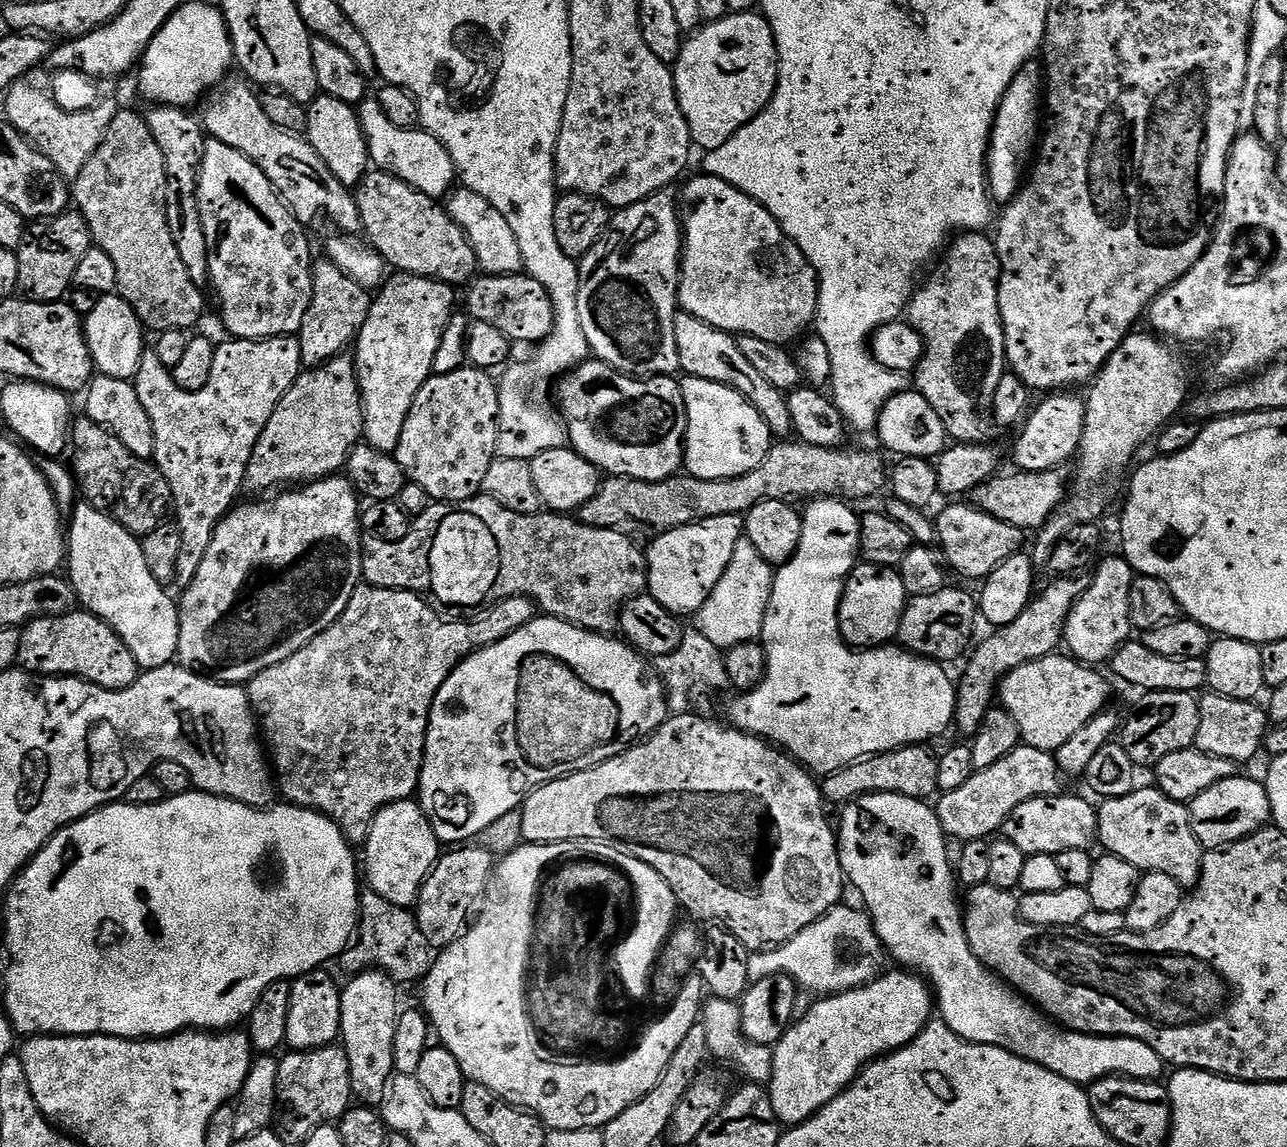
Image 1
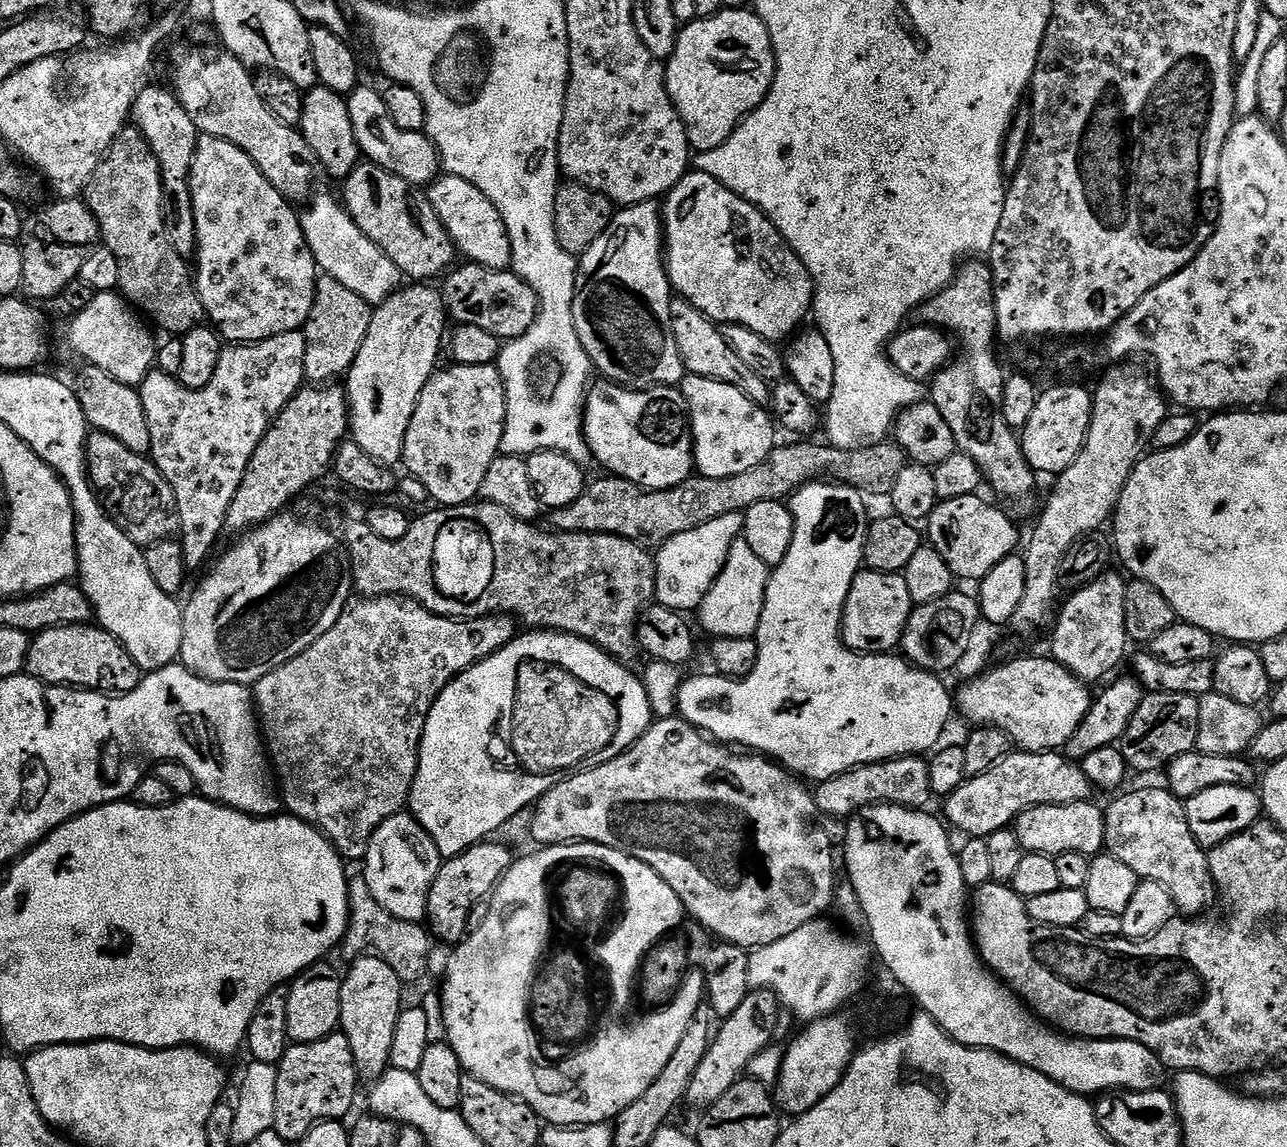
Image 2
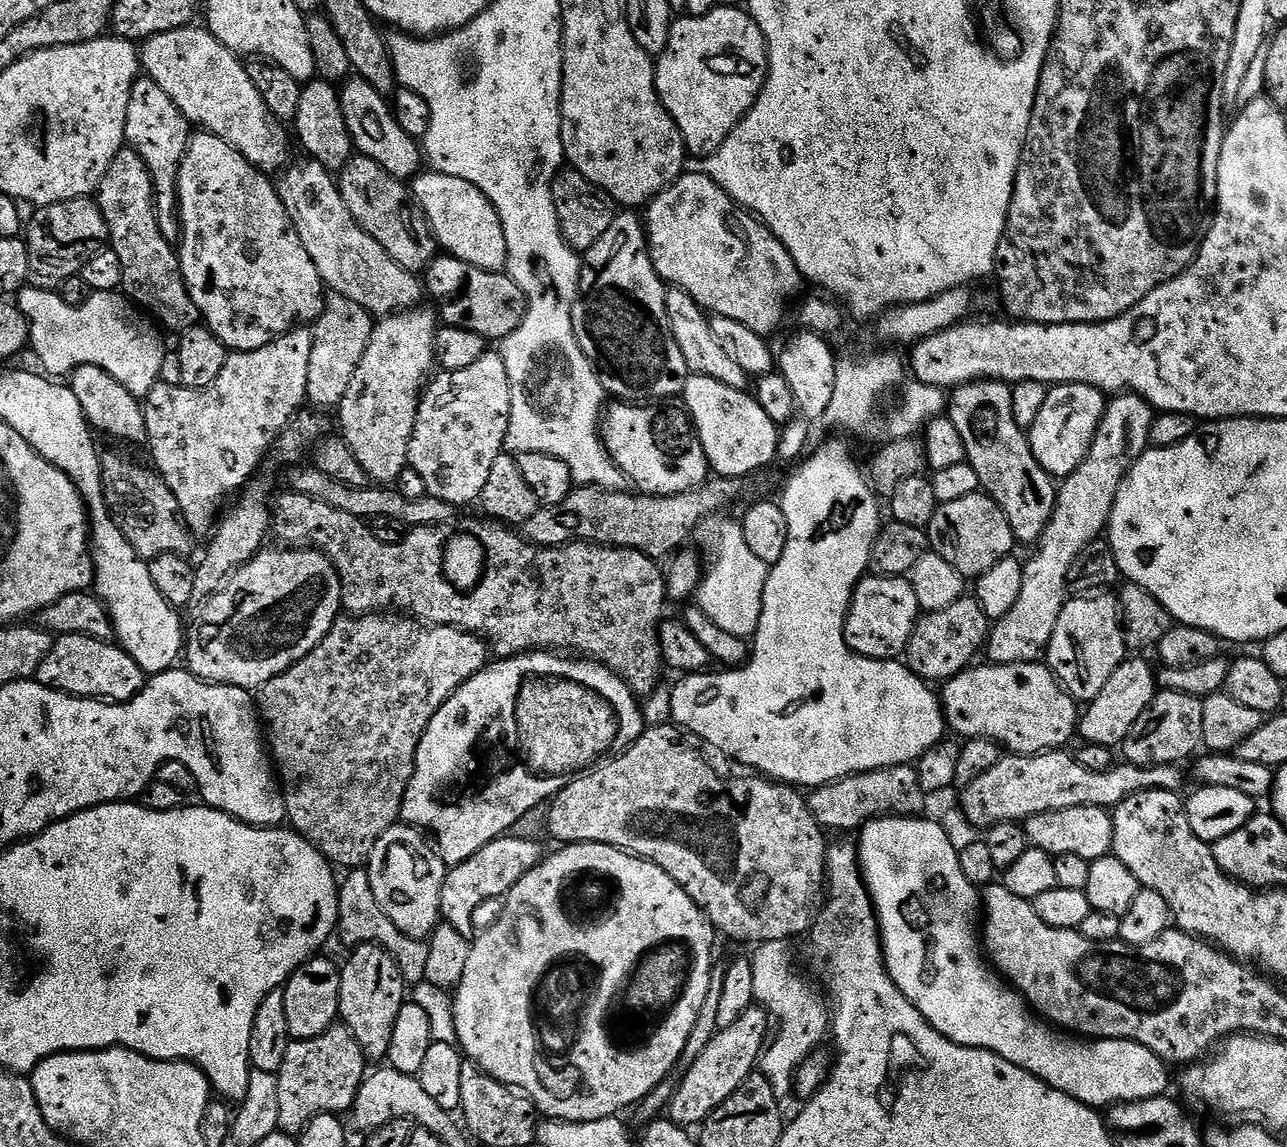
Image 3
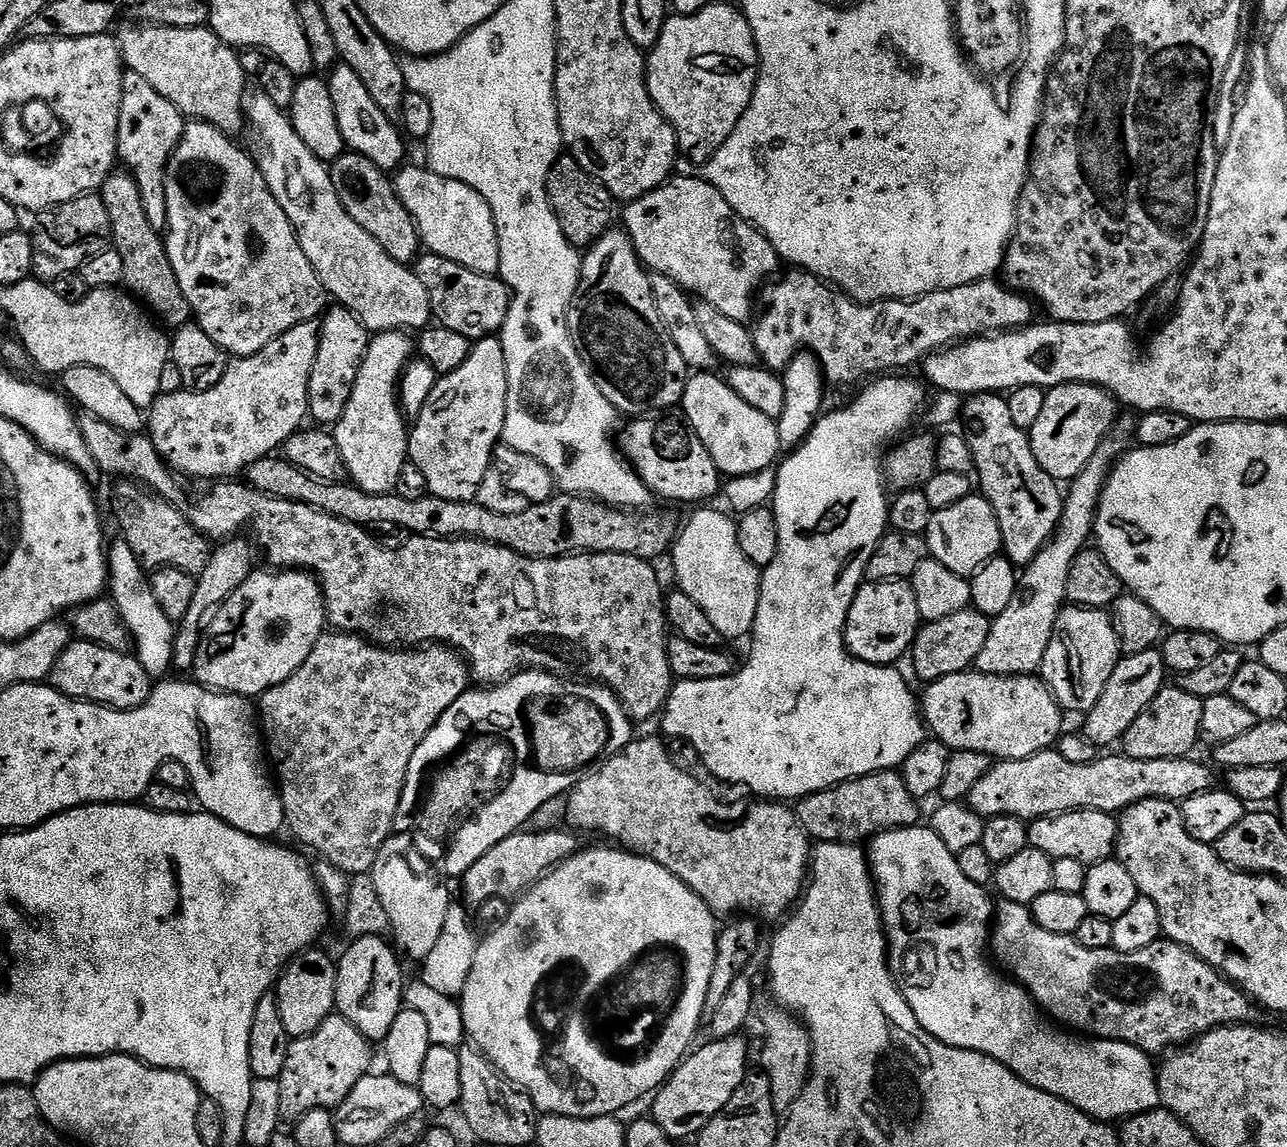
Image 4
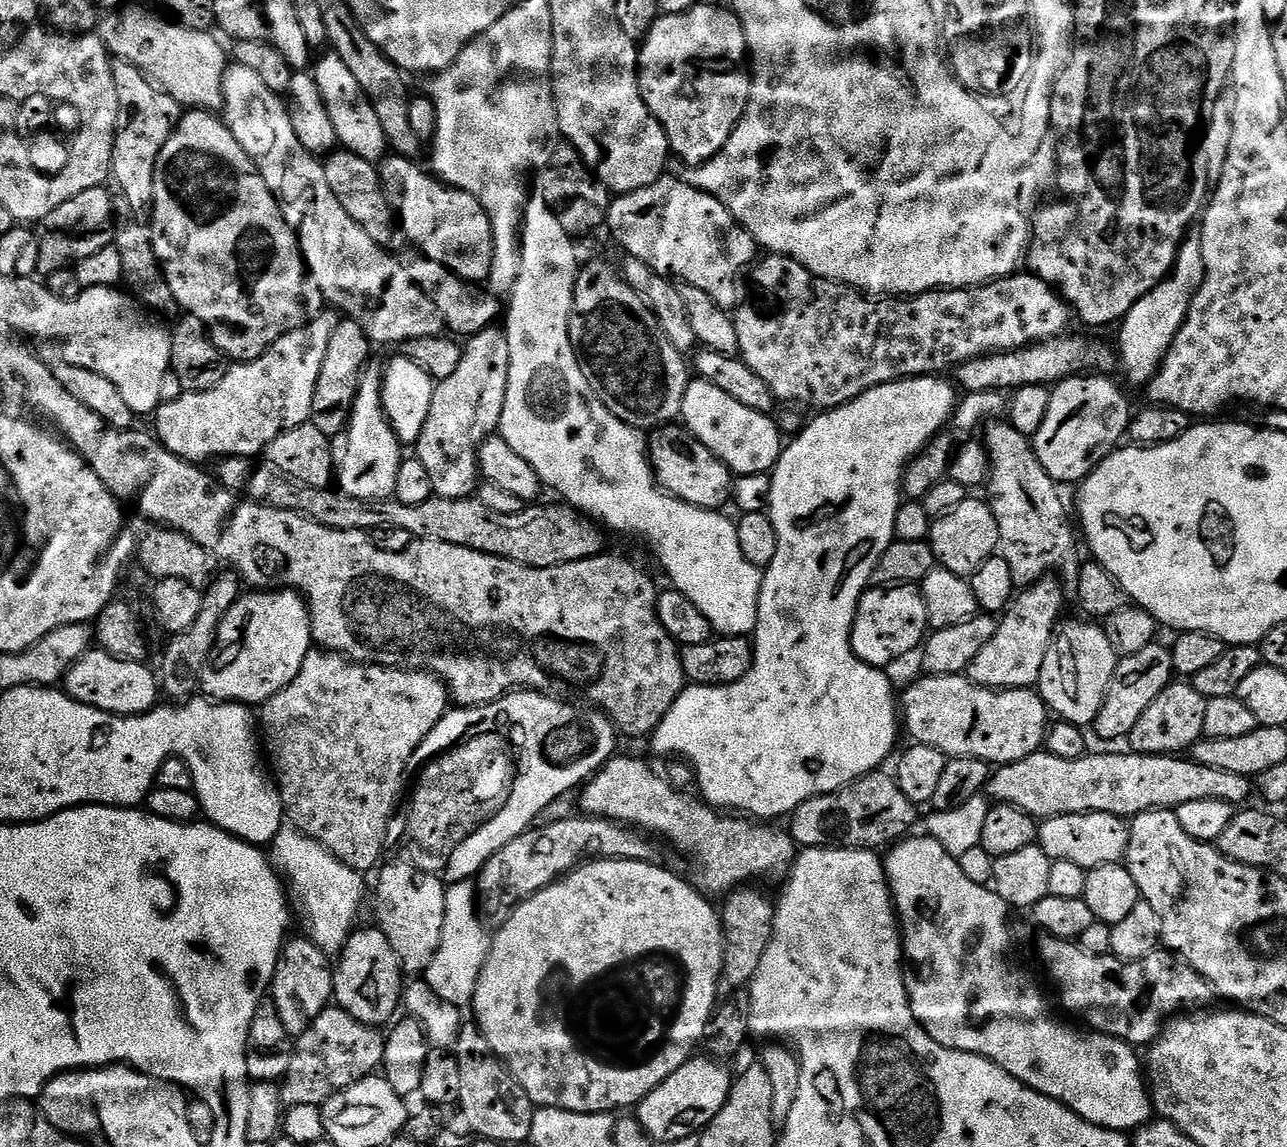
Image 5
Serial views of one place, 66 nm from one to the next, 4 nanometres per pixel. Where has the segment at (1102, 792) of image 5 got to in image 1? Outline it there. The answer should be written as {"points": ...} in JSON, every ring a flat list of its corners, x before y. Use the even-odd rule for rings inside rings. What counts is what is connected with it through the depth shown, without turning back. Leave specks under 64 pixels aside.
{"points":[[1021,746,1006,754,1002,762,994,762,994,766,986,766,986,770,973,772,965,784,958,786,958,790,943,793,934,804,936,817,944,827,945,837,965,842,987,841,1003,829,1010,814,1014,814,1022,802,1061,795,1060,780,1062,773,1053,753]]}

